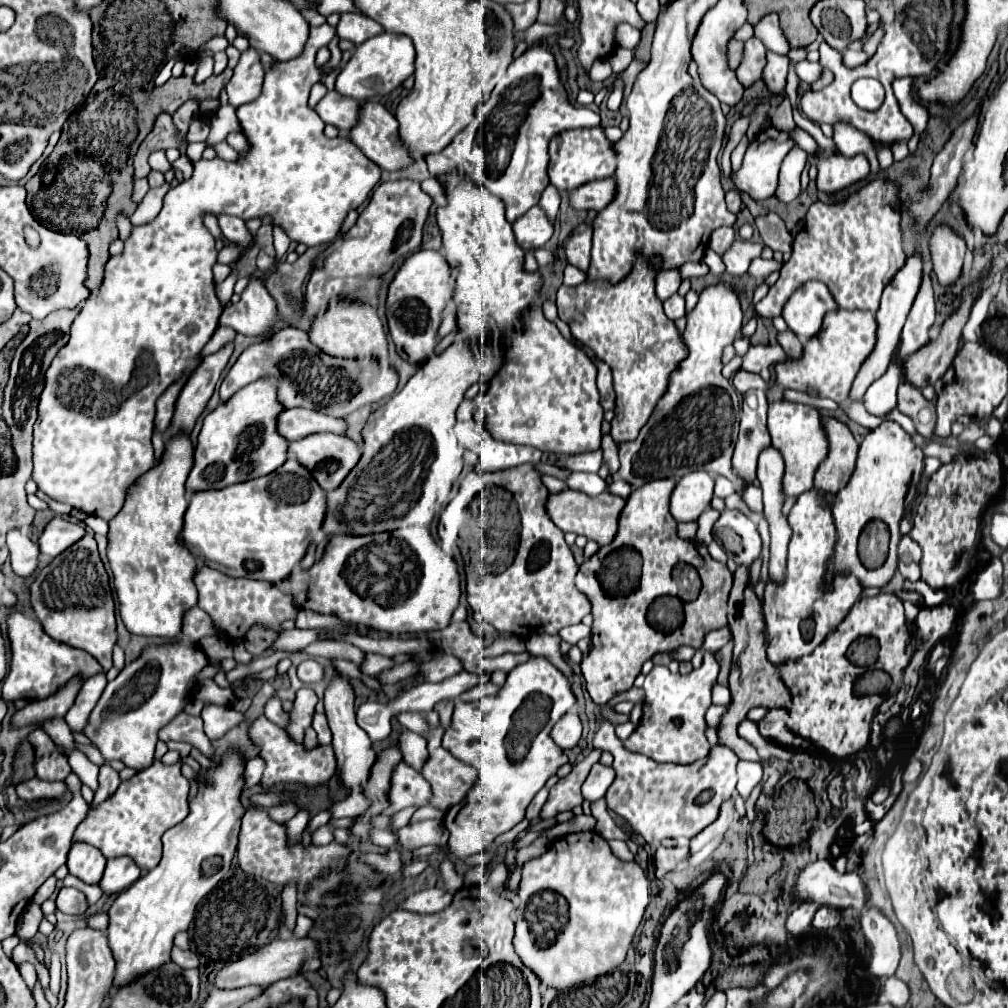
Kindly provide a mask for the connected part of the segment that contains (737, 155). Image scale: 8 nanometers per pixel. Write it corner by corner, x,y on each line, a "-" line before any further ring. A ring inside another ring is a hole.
743,135
743,139
739,141
739,145
733,149
731,153
731,163
733,163
733,171
737,171
741,167
741,161
743,161
743,155
745,155
745,149
747,149
749,141
747,141
747,135

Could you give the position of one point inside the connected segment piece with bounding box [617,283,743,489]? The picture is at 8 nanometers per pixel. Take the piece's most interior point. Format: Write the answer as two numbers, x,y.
690,430

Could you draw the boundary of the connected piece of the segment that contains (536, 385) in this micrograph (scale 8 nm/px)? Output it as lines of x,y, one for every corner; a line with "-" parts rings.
455,173
449,175
441,175
439,181
447,187
447,207
437,209
437,225
441,229
441,251
445,255
445,259
449,261
451,269
453,269
453,297
451,303
455,305
455,317
457,317
457,325
455,325
455,339
463,339
469,341
473,345
473,349
477,353
481,353
481,349
487,349
489,345
499,345
503,351
503,365
499,367
499,371
493,375
493,379
489,381
489,391
483,391
477,395
475,399
475,419
489,431
489,435
497,441
505,441
505,443
515,443
515,445
531,445
539,451
551,451
551,453
585,453
585,451
595,451
601,447
601,421
603,421
603,409
599,405
599,393
597,393
597,385
595,385
595,375
597,369
593,365
593,361
581,351
577,349
573,343
569,343
559,329
555,327
555,323
547,321
543,311
541,311
541,289
543,289
543,277
539,271
529,273
523,267
523,255
525,251
519,249
519,245
515,243
515,235
511,229
511,223
505,219
505,205
499,197
487,193
485,189
481,189
479,185
471,183
467,177
457,177

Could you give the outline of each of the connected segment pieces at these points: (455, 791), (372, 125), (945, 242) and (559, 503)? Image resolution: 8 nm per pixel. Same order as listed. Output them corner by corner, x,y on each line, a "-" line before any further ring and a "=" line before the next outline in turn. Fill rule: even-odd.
443,699
443,701
439,701
439,703
433,707
433,711
437,711
437,715
439,715
439,727
433,729
433,731
429,731
429,735
427,735
429,759
425,761
425,767
423,767
419,773
421,773
423,777
427,777
427,781
429,781
429,785
431,785
429,805
435,807
435,809
445,811
445,809
449,809
449,807
453,807
453,805
457,805
457,803
461,803
461,801
465,799
465,795
469,793
469,789
477,783
477,771
475,771
473,765
455,759
449,751
445,751
445,749
441,747
441,737
443,737
445,729
447,729
449,723
451,723
453,701
451,701
451,699
=
365,101
359,107
359,119
355,123
353,129
349,129
347,133
349,141
355,143
365,157
369,157
375,165
379,165
385,171
397,171
397,169
405,169
413,163
413,159
409,157
409,153
405,153
407,149
403,147
401,139
399,139
399,123
397,119
381,105
375,101
=
941,223
933,229
929,251
931,251
933,271
937,273
941,285
947,287
959,279
965,249
967,249
965,239
959,233
955,233
947,223
=
563,489
559,493
549,493
547,497
547,513
551,517
551,521
563,531
563,533
577,533
583,535
587,539
597,541
599,545
609,545
609,541
613,541
615,533
617,533
617,519
619,513
625,505
625,499
611,495
609,491
603,491
597,497
589,497
581,491
573,491
573,489

